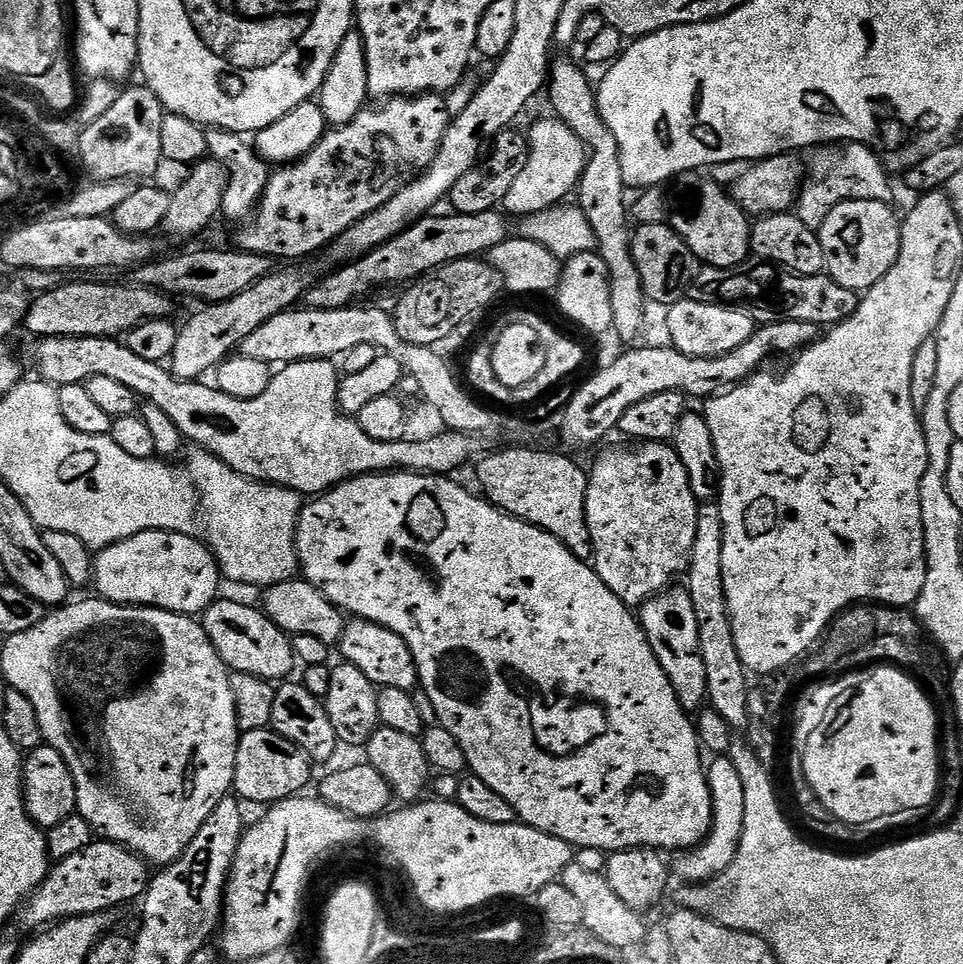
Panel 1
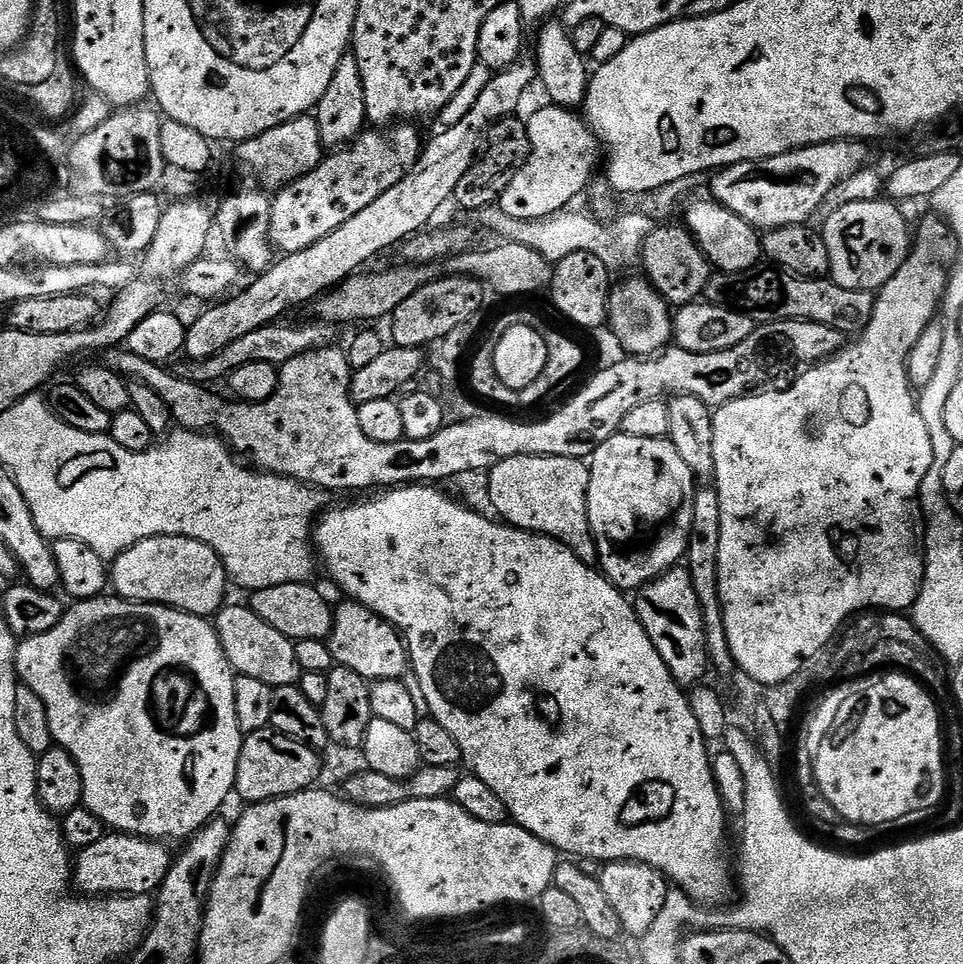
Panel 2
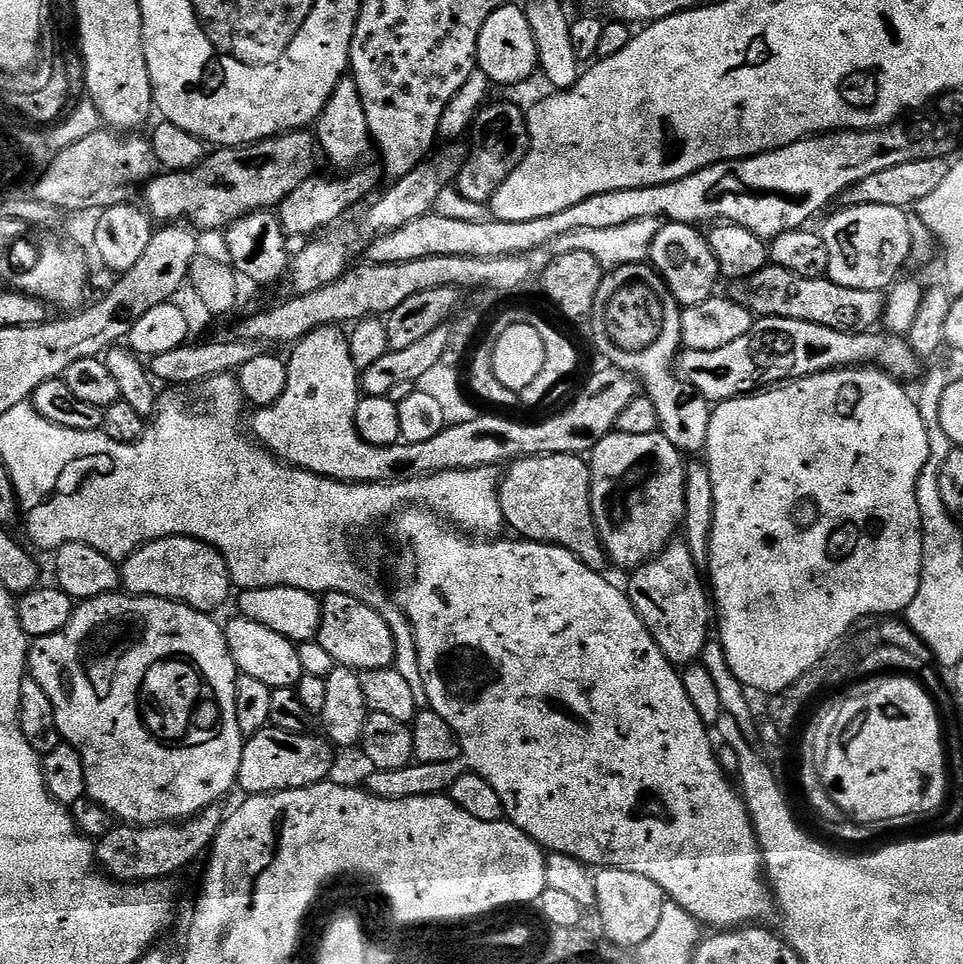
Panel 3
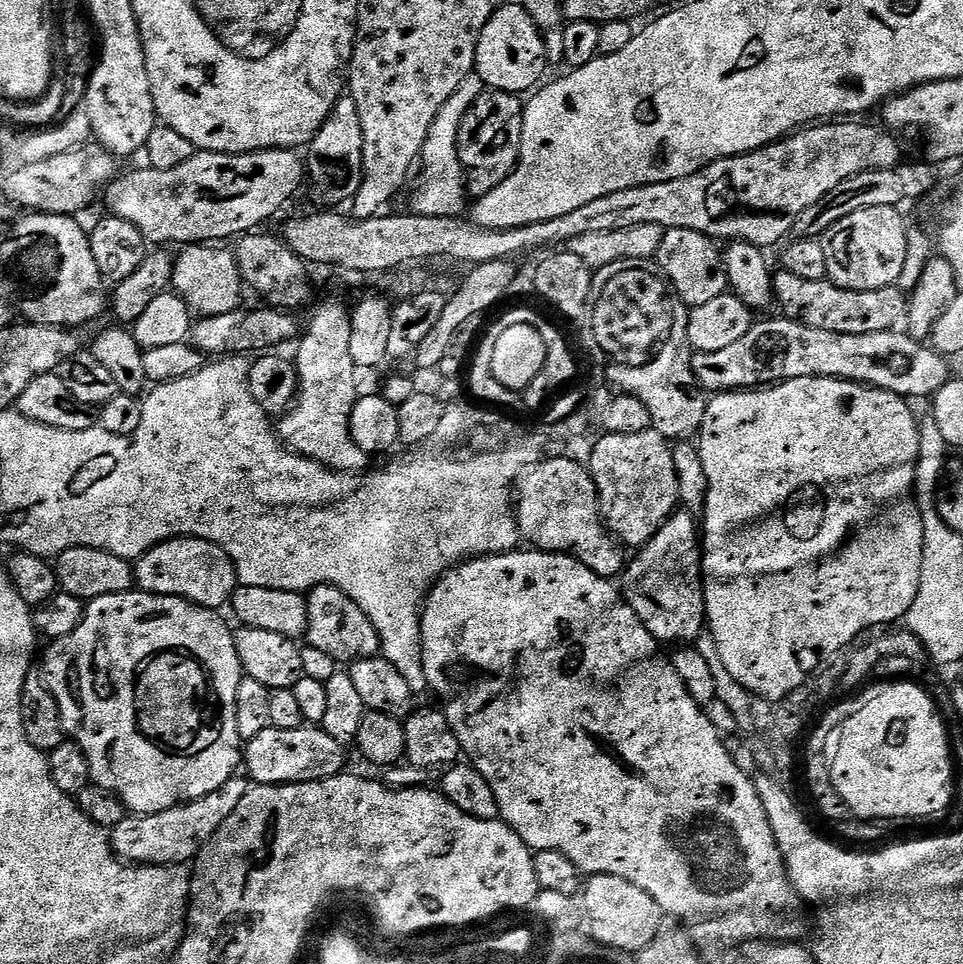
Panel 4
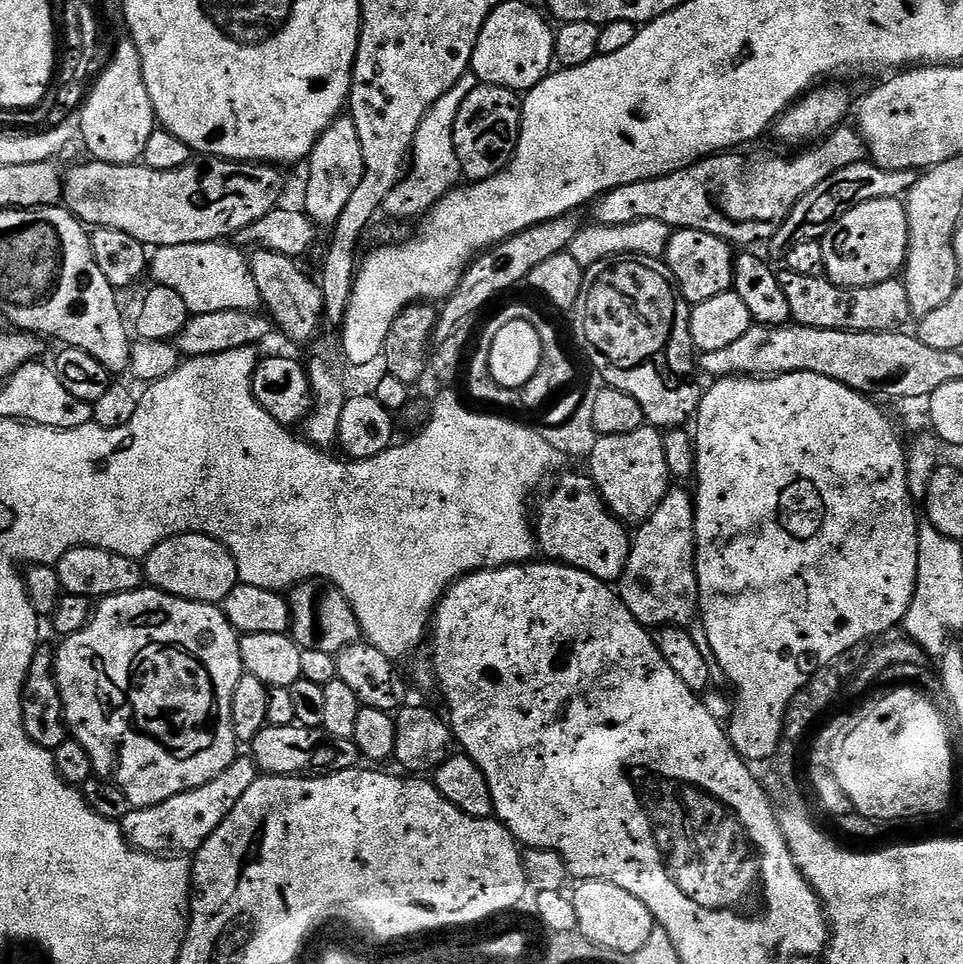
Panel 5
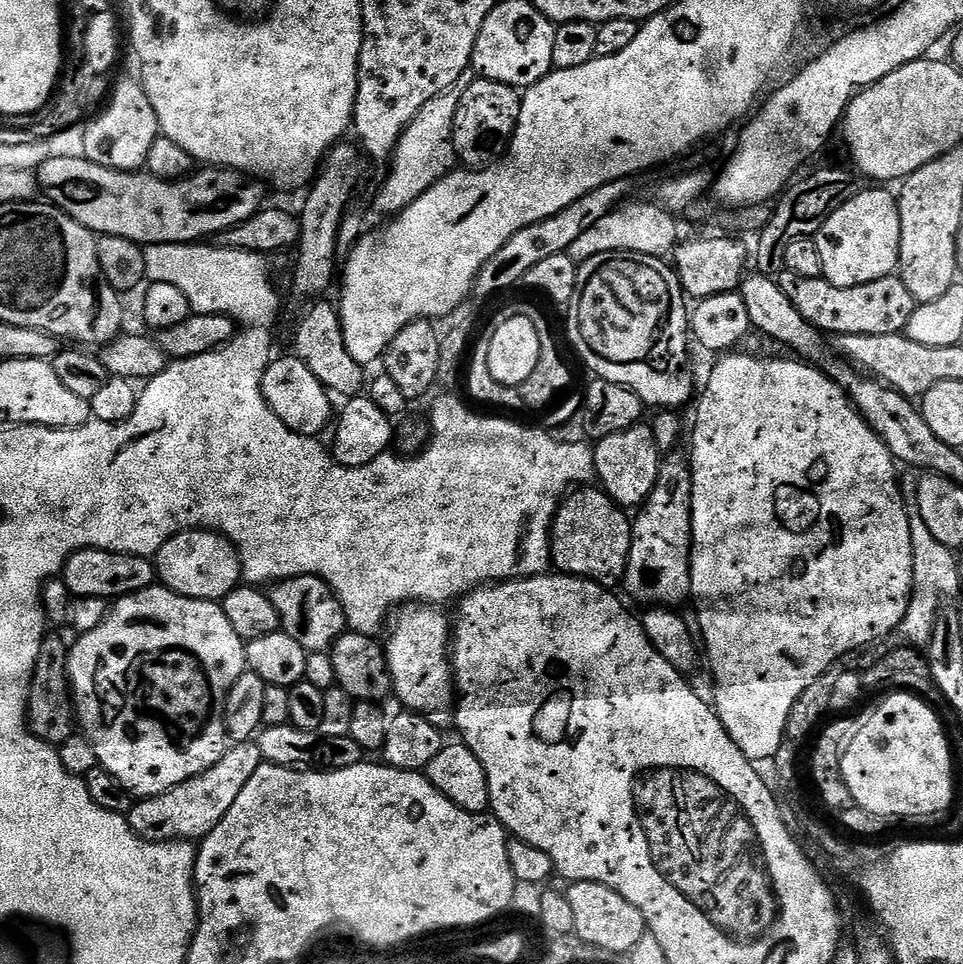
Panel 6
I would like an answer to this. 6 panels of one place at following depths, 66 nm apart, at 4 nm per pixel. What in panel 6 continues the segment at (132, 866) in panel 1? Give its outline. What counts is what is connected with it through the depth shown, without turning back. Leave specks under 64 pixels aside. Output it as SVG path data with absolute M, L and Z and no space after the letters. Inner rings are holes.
M236 742L229 747L223 758L210 770L174 786L161 796L150 796L133 803L132 809L126 814L128 825L143 840L167 842L169 840L187 840L199 842L209 836L226 818L226 810L234 806L238 794L242 794L246 782L254 775L254 770L262 762L259 746L256 742Z

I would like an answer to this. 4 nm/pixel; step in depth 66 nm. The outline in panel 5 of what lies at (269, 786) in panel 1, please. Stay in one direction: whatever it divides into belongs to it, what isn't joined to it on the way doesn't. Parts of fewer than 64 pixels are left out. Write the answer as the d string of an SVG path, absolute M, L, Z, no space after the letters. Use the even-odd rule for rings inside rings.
M297 724L290 727L268 725L252 740L250 754L257 769L267 775L295 775L310 769L316 772L341 772L357 767L362 758L352 740L334 738L321 728L308 728Z

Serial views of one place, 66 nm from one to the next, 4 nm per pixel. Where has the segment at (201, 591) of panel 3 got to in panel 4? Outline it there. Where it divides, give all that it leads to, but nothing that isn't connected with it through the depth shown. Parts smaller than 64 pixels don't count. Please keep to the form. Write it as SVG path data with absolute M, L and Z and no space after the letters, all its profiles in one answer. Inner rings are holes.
M179 536L177 540L167 540L149 548L146 555L135 561L134 584L142 592L153 592L156 596L177 596L192 604L199 604L201 608L213 610L220 610L223 604L225 607L238 587L236 565L228 557L226 550L214 546L214 542L206 542L193 536Z

